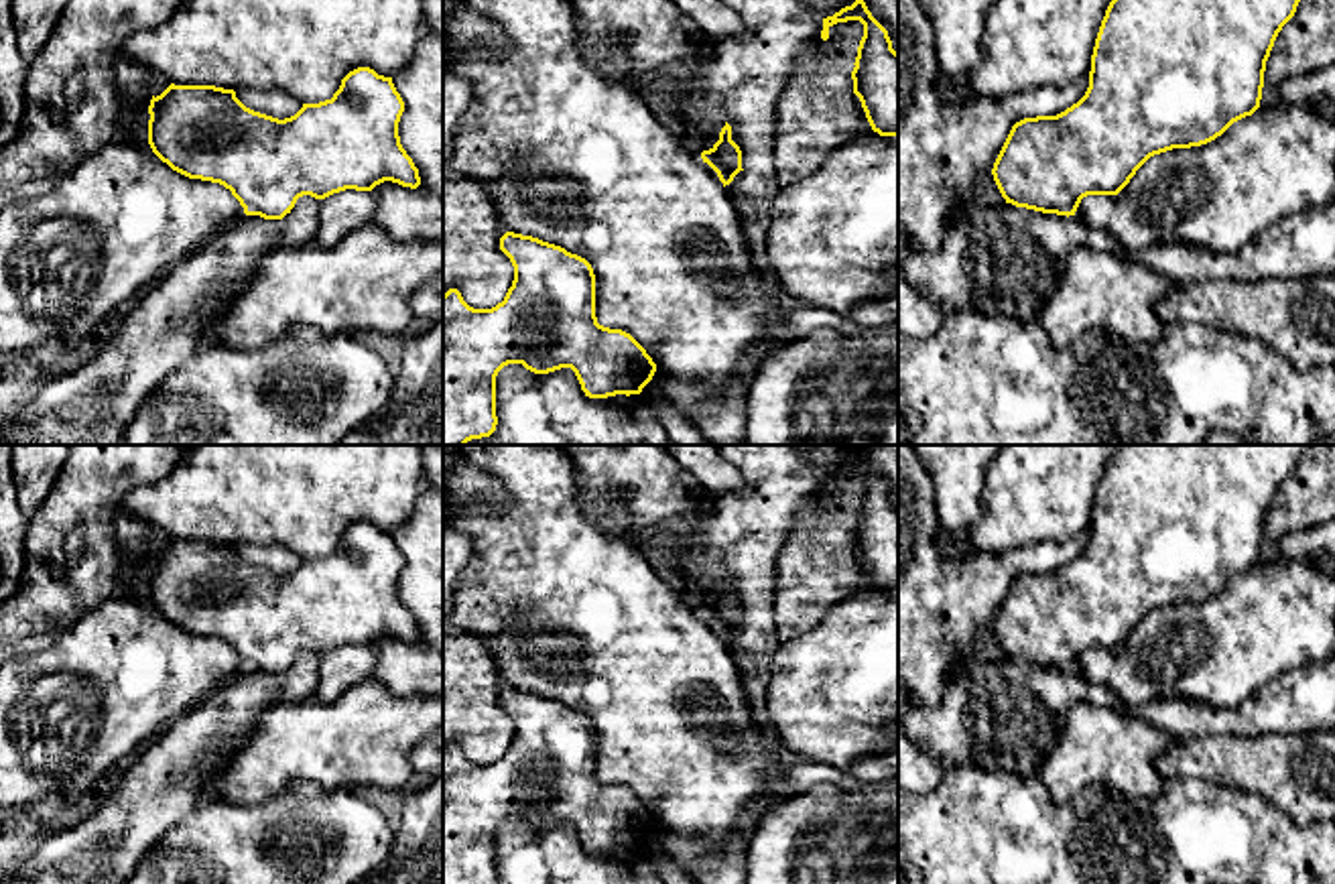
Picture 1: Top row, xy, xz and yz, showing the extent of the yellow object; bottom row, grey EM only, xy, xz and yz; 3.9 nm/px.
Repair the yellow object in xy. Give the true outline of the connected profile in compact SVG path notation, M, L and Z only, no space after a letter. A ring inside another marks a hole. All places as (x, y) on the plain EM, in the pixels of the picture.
M370 522L349 526L331 555L303 559L284 575L246 563L234 545L171 539L150 555L148 599L173 626L230 644L246 671L282 675L303 650L325 654L345 644L372 646L384 636L417 644L419 624L398 591L402 567L392 532Z

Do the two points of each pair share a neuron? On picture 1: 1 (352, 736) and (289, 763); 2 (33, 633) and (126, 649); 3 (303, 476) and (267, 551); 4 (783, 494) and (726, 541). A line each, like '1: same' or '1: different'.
1: same
2: different
3: different
4: same

